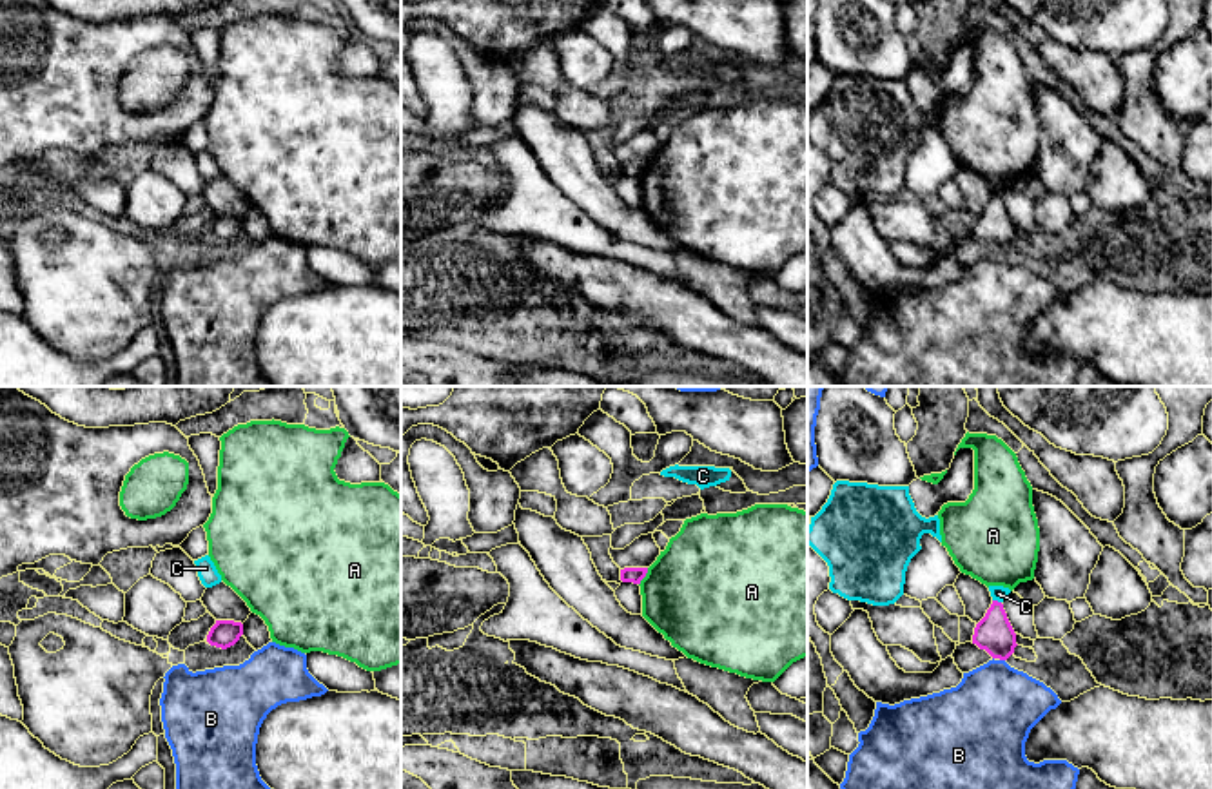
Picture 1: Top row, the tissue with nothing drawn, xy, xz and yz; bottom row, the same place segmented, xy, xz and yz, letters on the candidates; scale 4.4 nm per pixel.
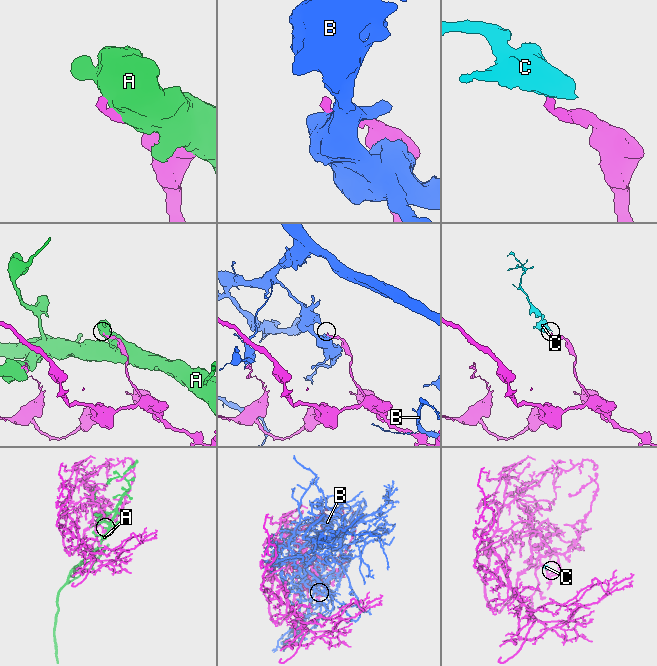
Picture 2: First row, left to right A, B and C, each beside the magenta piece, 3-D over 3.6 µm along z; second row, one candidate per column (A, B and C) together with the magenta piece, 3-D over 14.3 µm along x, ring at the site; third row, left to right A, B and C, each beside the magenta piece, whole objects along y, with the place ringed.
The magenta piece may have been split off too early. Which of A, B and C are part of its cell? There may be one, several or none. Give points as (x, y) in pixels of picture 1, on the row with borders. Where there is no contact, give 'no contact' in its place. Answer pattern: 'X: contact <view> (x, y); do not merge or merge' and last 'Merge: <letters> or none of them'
A: contact xz (645, 575); do not merge
B: contact yz (1002, 659); do not merge
C: contact yz (996, 601); do not merge
Merge: none of them

